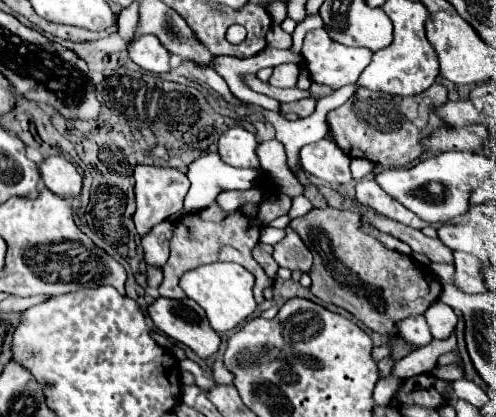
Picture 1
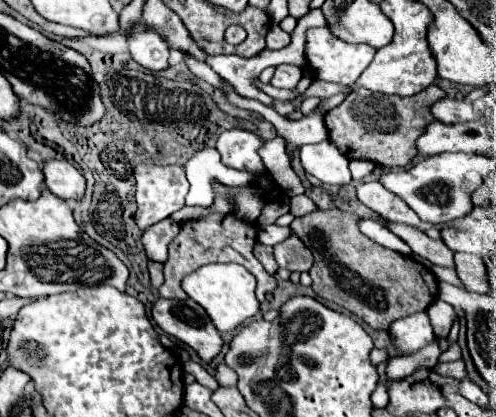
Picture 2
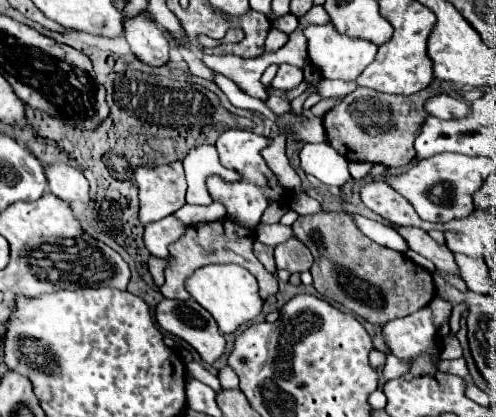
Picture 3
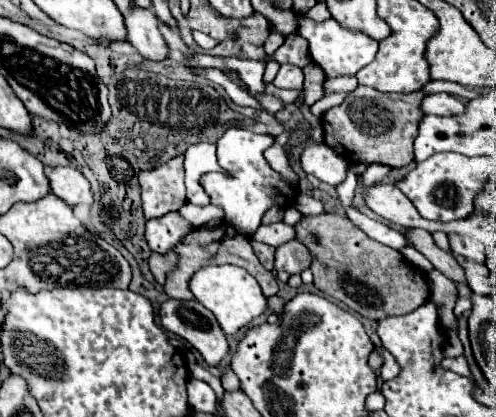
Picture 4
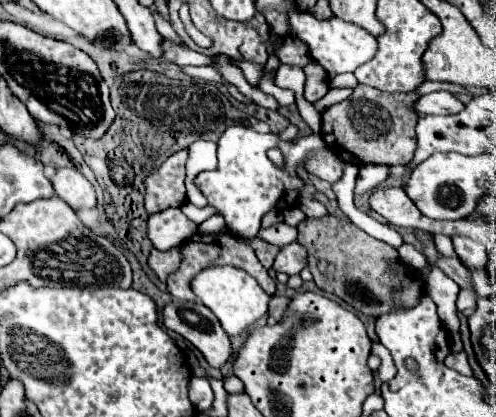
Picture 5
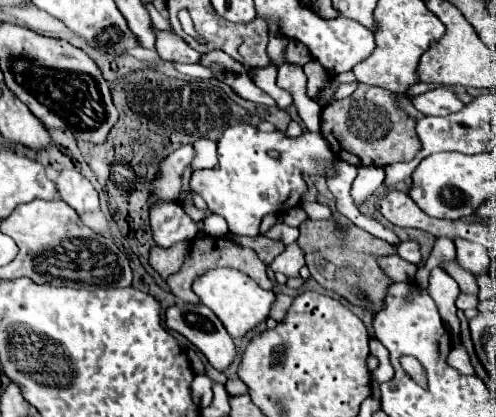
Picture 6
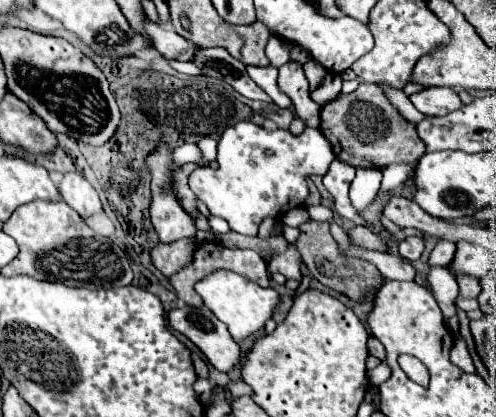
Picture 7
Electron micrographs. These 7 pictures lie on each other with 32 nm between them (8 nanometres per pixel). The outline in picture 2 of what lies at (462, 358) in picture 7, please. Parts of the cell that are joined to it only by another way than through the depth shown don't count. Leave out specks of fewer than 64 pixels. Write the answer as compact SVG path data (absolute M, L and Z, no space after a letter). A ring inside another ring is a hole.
M464 360L438 362L438 364L436 364L436 372L442 374L442 376L454 376L454 378L460 378L460 380L466 380L466 378L468 378L468 372L466 372L466 366L464 366Z

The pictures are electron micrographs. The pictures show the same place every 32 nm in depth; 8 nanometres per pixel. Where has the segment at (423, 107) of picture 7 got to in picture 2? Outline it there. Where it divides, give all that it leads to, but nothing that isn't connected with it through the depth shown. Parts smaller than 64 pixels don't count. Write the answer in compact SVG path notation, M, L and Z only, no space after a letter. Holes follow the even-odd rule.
M448 96L436 100L430 104L432 116L436 116L440 122L460 122L460 120L472 120L472 104L464 100L452 100Z

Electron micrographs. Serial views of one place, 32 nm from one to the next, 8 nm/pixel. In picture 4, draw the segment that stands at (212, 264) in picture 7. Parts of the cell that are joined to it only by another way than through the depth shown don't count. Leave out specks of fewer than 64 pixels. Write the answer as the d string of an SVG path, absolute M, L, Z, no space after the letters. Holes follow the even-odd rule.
M224 224L224 226L216 228L216 230L194 228L194 232L190 232L172 250L178 254L178 266L176 266L176 270L168 272L168 278L166 278L166 284L164 284L164 292L170 298L176 298L176 300L194 300L194 294L188 288L188 282L194 276L194 272L198 272L200 268L210 266L210 264L234 264L234 266L240 266L240 268L248 270L258 280L258 284L260 284L260 288L262 288L262 292L266 296L274 296L278 292L278 282L276 282L274 274L268 272L260 264L260 260L254 256L254 250L252 250L248 238L240 236L240 232L232 232L232 228L228 228L228 224Z

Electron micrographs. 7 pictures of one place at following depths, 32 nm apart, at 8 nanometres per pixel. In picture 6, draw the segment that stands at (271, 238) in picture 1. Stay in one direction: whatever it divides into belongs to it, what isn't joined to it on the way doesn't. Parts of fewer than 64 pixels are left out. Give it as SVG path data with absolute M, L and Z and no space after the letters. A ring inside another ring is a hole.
M278 222L276 226L272 226L266 234L268 238L274 238L274 240L282 240L284 244L290 244L290 242L296 242L298 238L298 228L290 228L286 226L284 222Z

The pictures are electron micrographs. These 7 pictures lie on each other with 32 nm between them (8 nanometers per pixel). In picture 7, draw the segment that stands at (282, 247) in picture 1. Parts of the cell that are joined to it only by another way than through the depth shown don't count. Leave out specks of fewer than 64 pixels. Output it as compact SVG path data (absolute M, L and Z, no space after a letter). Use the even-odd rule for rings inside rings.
M290 246L284 254L276 256L276 258L268 264L268 272L280 272L280 274L284 274L286 278L300 280L300 278L302 278L302 274L300 274L300 254L296 252L296 248Z

